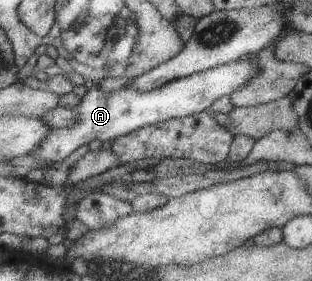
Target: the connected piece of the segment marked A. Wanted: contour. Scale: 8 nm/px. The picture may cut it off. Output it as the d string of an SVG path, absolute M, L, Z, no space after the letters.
M237 59L192 75L169 81L149 92L137 92L132 88L121 88L106 93L94 87L87 90L80 103L74 107L76 123L71 128L51 128L41 144L31 153L47 165L61 162L78 147L92 140L113 141L117 137L136 131L138 128L162 123L172 118L183 118L208 111L213 101L229 96L234 90L248 83L259 71L258 61Z

